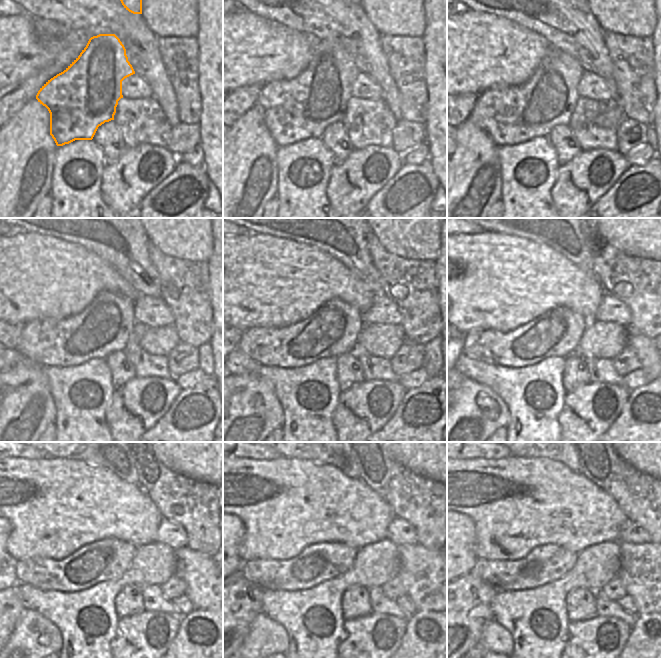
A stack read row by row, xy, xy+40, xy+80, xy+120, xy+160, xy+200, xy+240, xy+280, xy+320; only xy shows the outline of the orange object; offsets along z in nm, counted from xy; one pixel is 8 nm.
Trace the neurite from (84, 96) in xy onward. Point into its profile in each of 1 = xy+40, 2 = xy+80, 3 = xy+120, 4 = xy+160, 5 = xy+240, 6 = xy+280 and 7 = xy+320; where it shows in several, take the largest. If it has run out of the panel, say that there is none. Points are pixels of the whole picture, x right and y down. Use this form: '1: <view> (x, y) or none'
1: xy+40 (294, 110)
2: xy+80 (516, 114)
3: xy+120 (103, 327)
4: xy+160 (332, 330)
5: xy+240 (107, 559)
6: xy+280 (317, 563)
7: xy+320 (543, 564)

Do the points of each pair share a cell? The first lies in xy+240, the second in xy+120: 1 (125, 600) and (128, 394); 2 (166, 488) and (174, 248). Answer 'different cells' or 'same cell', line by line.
1: different cells
2: different cells

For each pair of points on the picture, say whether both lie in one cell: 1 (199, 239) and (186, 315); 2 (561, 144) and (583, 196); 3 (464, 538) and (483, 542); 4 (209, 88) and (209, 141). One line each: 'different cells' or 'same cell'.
1: different cells
2: different cells
3: different cells
4: same cell

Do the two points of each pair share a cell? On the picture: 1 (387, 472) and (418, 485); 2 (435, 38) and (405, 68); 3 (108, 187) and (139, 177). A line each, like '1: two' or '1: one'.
1: one
2: two
3: one

